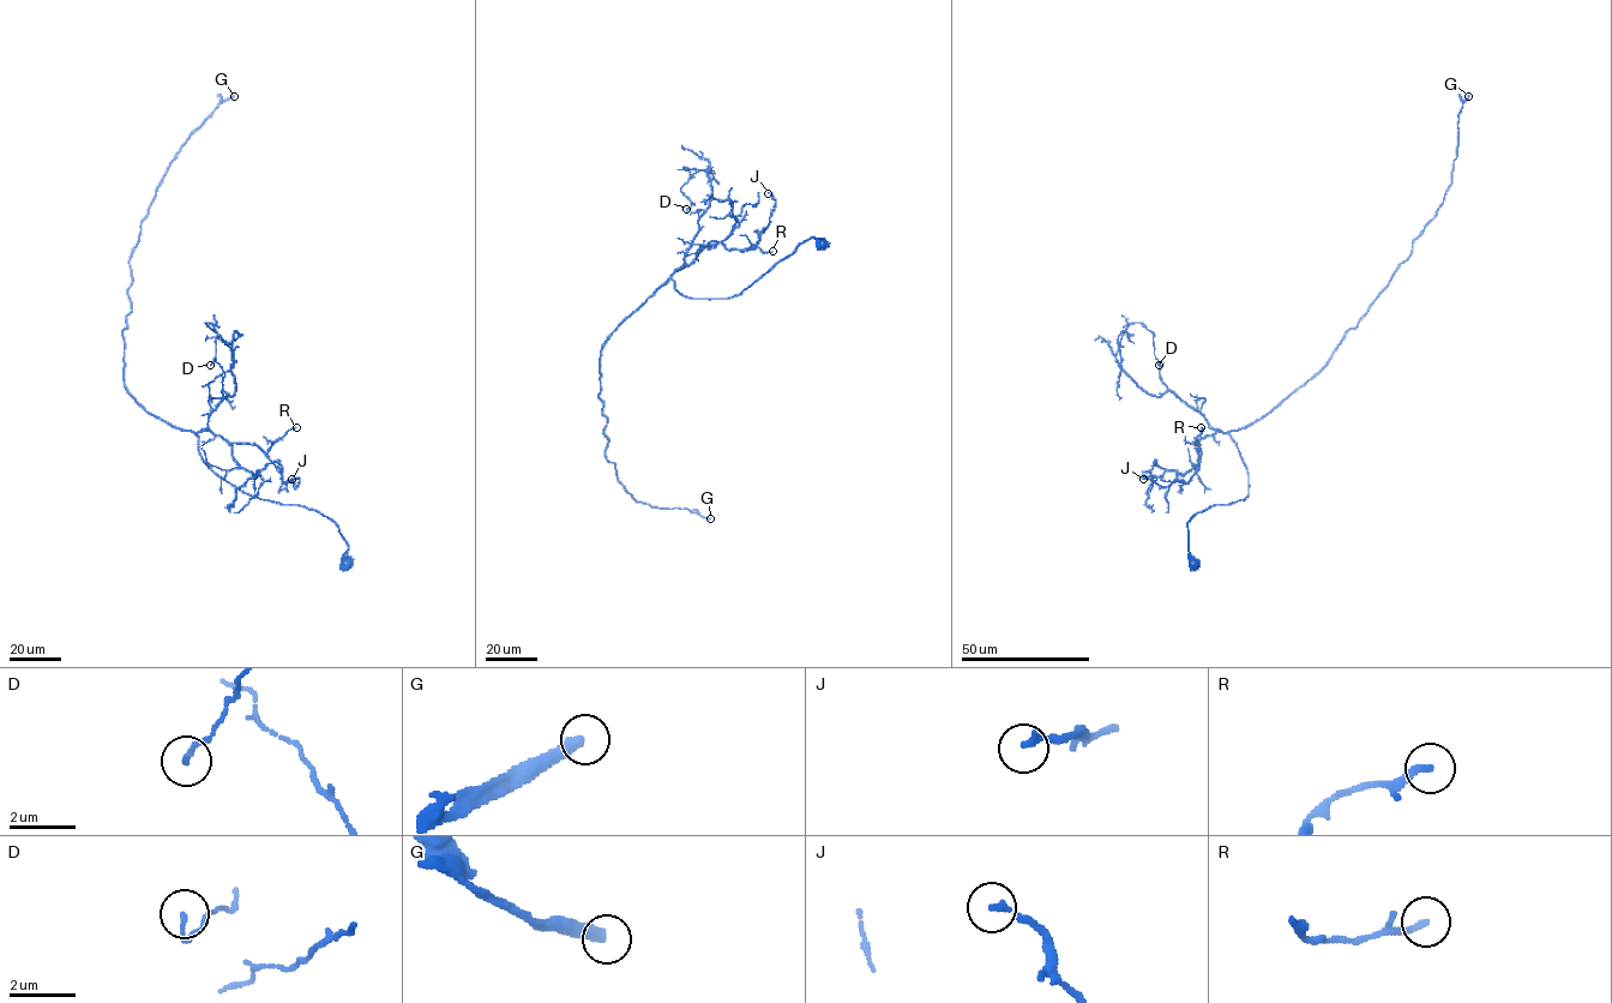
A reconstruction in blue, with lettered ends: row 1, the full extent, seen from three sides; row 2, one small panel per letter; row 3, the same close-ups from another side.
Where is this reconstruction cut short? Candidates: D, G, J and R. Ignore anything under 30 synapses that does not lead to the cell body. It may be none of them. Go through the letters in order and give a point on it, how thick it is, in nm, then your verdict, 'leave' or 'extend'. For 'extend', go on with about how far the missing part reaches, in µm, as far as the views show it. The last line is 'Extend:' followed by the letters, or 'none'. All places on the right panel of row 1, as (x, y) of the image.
D: at (1159, 365); 120 nm thick; leave
G: at (1468, 96); 360 nm thick; extend; about 120 µm are missing
J: at (1143, 479); 200 nm thick; leave
R: at (1201, 427); 200 nm thick; leave
Extend: G

